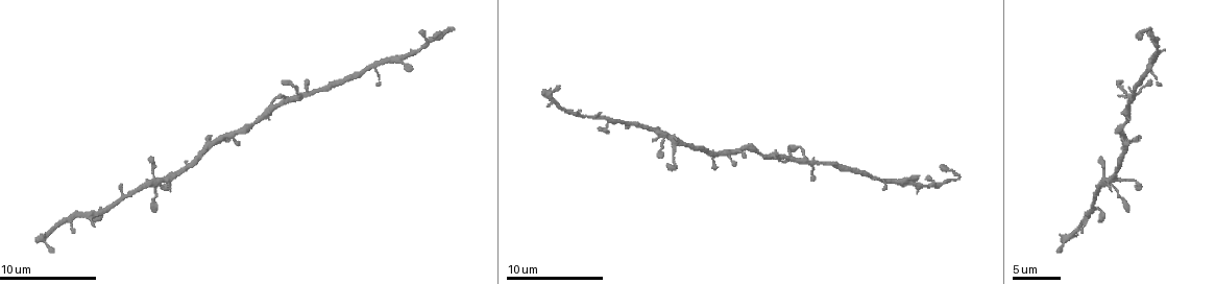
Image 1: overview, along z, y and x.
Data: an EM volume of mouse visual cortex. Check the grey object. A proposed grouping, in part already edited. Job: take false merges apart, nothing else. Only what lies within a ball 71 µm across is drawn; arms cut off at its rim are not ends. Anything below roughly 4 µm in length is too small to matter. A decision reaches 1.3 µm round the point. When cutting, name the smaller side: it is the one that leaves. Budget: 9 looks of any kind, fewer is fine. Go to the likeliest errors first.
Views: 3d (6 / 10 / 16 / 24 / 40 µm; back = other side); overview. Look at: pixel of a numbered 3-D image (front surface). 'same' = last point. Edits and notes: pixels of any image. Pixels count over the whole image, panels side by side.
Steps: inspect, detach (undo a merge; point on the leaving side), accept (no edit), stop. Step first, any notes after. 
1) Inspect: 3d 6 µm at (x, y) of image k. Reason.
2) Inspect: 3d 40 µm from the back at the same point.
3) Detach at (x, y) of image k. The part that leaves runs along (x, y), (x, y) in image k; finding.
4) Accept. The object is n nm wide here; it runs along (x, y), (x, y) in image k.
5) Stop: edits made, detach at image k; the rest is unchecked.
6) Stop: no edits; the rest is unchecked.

Inspect: 3d 6 µm at (956, 173) of image 1. Calibre changes.

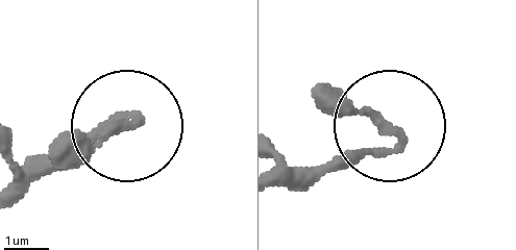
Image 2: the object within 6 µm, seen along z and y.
Accept. It runs along (275, 176), (388, 150), (391, 124) in image 2; one cell here.

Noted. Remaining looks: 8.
Inspect: 3d 16 µm at (661, 138) of image 1. Small branch off a trunk.

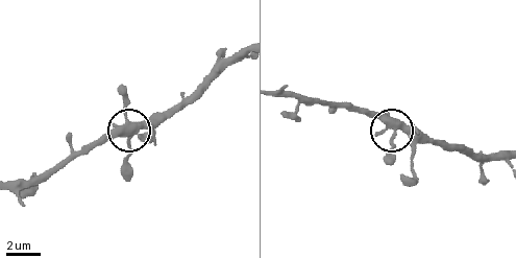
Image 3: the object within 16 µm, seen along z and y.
Inspect: 3d 16 µm from the back at (391, 126) of image 3.

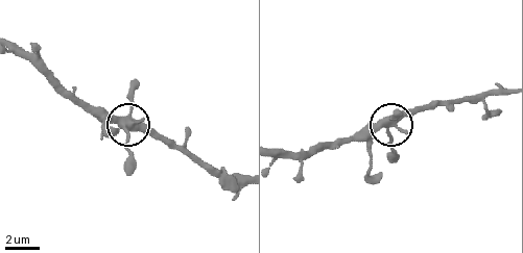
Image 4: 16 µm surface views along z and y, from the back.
Accept. It runs along (16, 45), (63, 85), (125, 121), (129, 159) in image 4; one cell here.

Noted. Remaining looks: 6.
Inspect: 3d 6 µm at (379, 65) of image 1. Three-way junction.

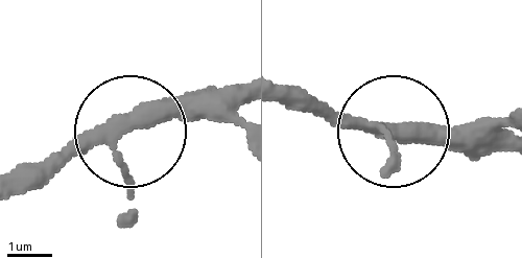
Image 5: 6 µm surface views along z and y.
Accept. 3 arms meet here; it runs along (21, 193), (133, 130), (241, 103) in image 5; continuous, no second cell.

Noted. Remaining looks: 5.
Inspect: 3d 6 µm at (1127, 95) of image 1. Four-way junction.

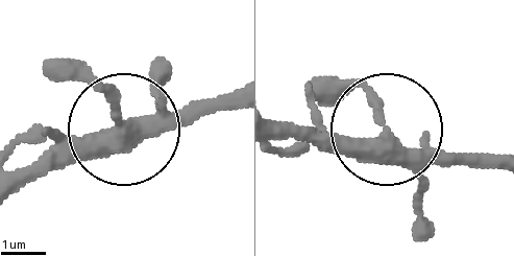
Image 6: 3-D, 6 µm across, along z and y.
Inspect: 3d 6 µm from the back at (382, 132) of image 6.

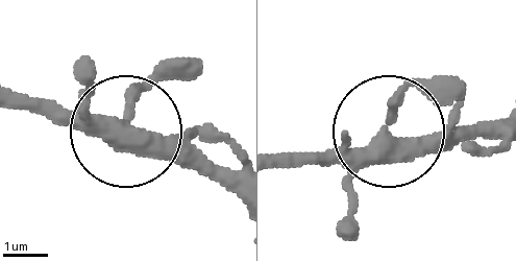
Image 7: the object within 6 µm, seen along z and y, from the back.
Accept. All the same cell.

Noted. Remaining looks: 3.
Stop: no edits; the rest is unchecked.

